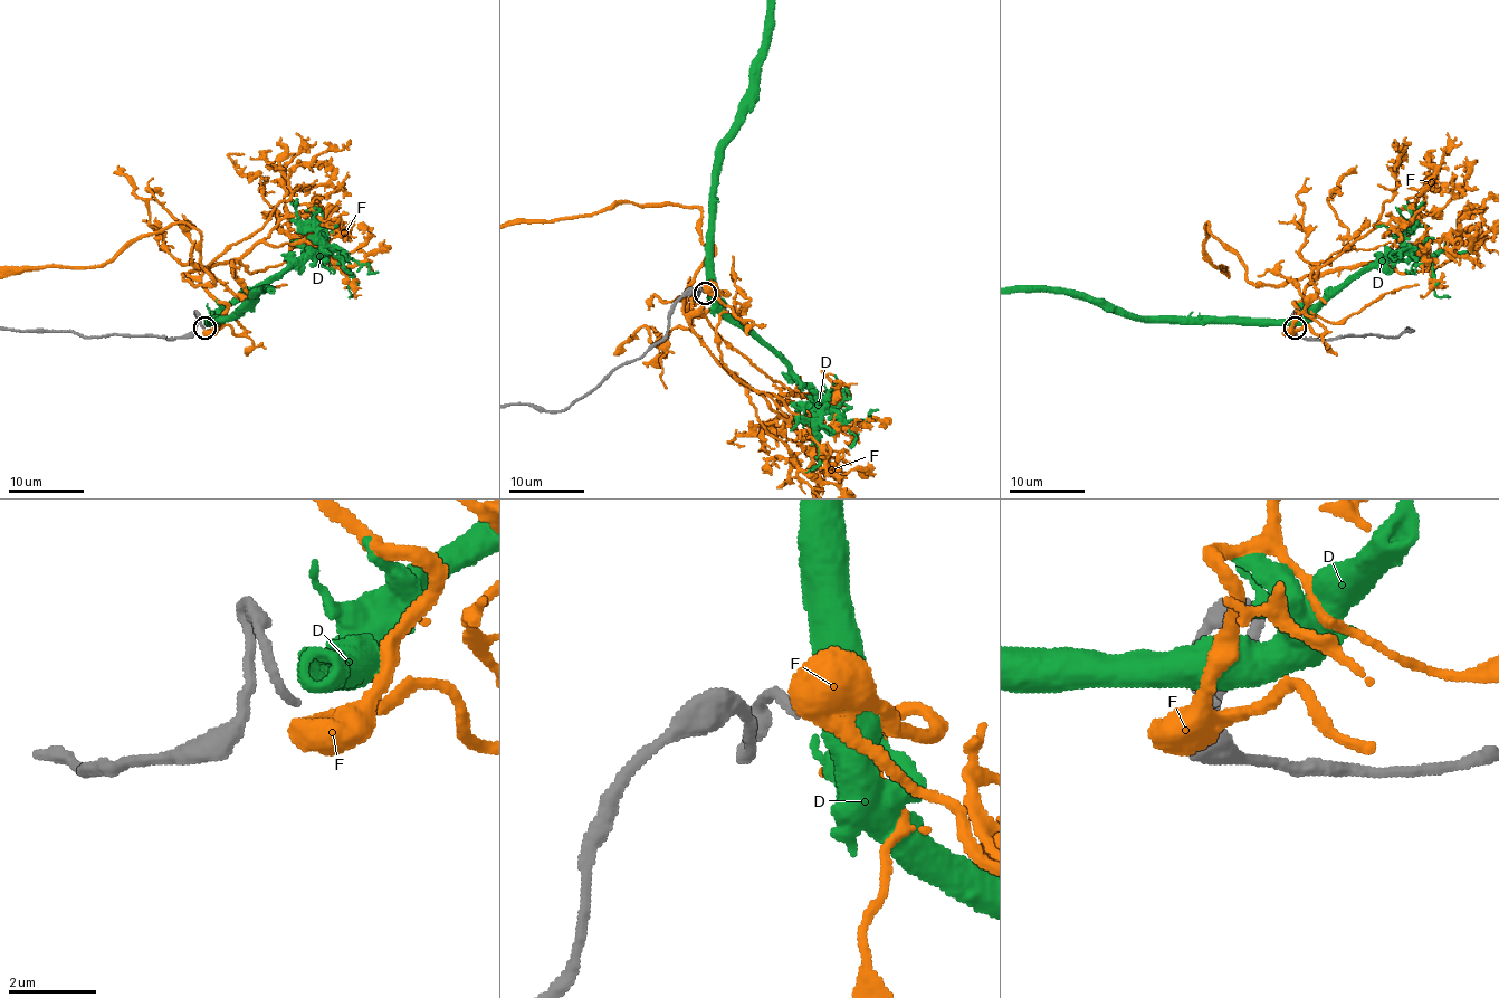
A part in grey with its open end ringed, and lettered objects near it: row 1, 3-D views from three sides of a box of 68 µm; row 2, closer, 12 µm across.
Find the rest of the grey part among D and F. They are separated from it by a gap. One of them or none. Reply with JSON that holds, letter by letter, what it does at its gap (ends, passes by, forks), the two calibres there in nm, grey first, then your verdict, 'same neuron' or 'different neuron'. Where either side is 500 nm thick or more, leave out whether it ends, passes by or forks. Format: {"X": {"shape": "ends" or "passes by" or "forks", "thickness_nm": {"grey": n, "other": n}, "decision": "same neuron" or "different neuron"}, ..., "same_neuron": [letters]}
{"D": {"thickness_nm": {"grey": 200, "other": 700}, "decision": "different neuron"}, "F": {"shape": "passes by", "thickness_nm": {"grey": 200, "other": 480}, "decision": "different neuron"}, "same_neuron": []}

